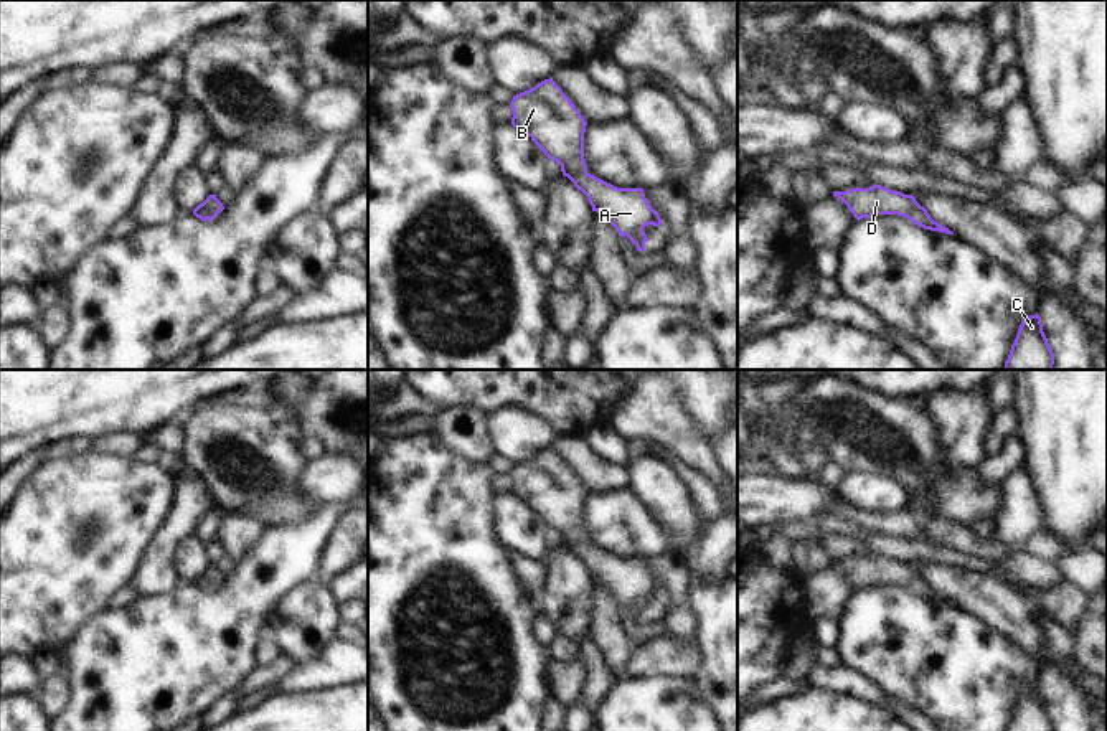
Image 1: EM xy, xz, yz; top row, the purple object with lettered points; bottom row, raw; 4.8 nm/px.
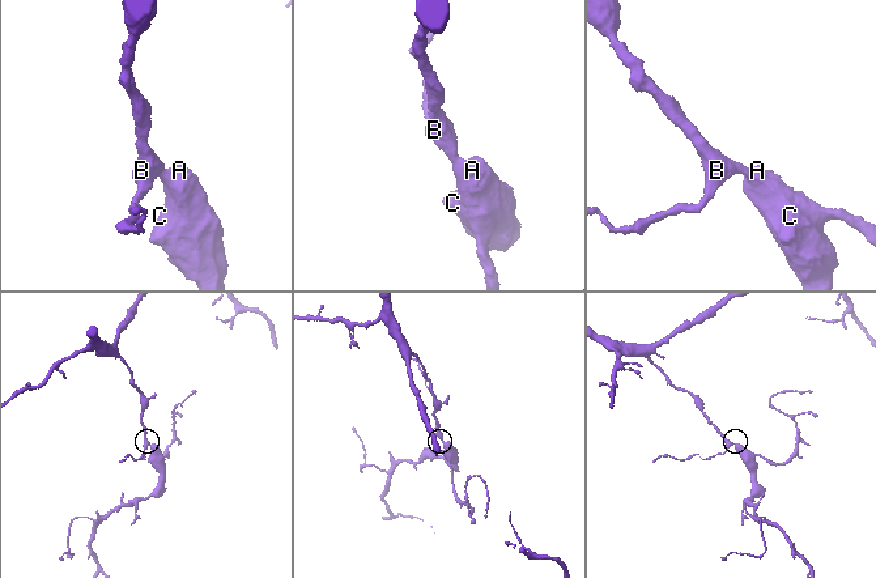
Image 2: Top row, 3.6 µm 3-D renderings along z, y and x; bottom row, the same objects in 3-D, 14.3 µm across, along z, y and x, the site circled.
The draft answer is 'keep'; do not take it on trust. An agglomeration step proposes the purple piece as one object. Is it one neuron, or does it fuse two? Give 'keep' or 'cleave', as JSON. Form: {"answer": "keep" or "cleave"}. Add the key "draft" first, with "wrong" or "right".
{"draft": "right", "answer": "keep"}

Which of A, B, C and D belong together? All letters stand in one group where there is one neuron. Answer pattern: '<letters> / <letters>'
A B C D

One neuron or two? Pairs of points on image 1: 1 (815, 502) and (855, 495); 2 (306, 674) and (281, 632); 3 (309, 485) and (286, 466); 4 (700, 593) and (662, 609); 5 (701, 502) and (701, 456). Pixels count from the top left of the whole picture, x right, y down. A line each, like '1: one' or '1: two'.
1: two
2: two
3: two
4: two
5: two

